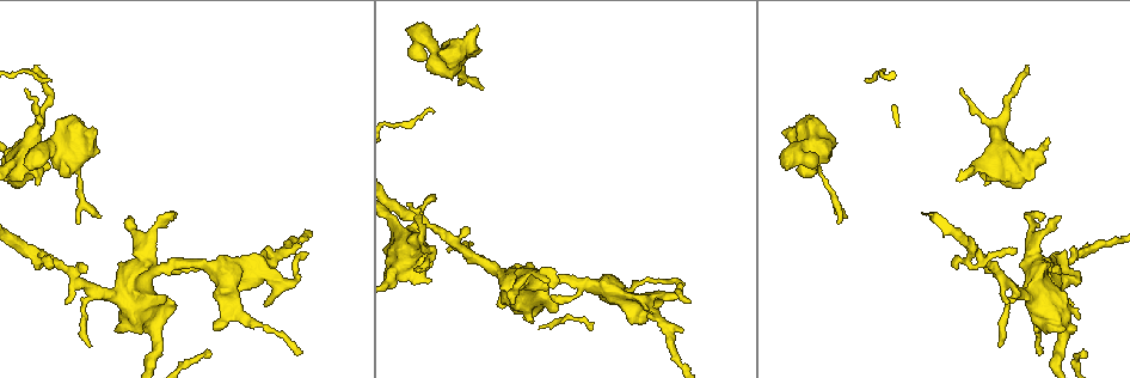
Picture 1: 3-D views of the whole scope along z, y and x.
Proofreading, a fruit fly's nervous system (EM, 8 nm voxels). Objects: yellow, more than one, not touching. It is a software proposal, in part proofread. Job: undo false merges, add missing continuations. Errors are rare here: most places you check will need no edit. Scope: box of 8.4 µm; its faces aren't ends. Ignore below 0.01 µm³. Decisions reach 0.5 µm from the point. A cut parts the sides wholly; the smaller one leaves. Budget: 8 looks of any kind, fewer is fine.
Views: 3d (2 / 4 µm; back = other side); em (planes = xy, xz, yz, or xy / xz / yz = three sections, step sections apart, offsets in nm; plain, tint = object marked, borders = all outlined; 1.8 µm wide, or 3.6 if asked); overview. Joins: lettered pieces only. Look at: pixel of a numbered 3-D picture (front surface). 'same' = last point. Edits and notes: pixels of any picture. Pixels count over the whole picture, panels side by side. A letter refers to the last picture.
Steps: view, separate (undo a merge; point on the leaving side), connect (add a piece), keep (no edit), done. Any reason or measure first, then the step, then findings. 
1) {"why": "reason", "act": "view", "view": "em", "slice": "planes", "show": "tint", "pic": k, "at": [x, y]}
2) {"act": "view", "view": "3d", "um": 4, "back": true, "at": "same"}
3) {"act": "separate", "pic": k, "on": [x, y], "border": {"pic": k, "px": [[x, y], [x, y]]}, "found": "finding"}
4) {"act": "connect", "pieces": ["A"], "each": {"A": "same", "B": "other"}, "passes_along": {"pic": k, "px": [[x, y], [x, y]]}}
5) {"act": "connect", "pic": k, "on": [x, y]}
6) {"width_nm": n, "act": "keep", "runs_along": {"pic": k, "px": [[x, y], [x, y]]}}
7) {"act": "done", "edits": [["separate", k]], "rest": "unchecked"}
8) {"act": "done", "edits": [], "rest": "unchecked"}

{"why": "an open end", "act": "view", "view": "3d", "um": 4, "pic": 1, "at": [418, 268]}

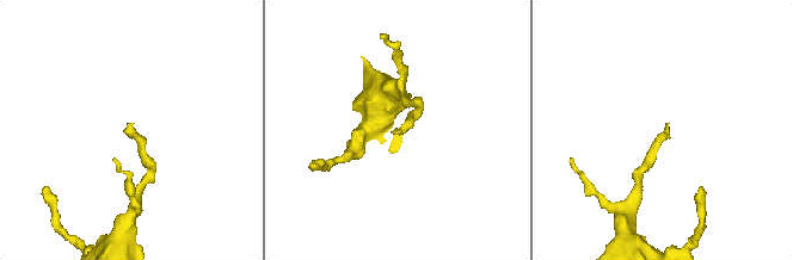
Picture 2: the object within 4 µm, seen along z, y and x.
{"why": "need the tissue", "act": "view", "view": "em", "slice": "planes", "show": "borders", "pic": 2, "at": [666, 126]}

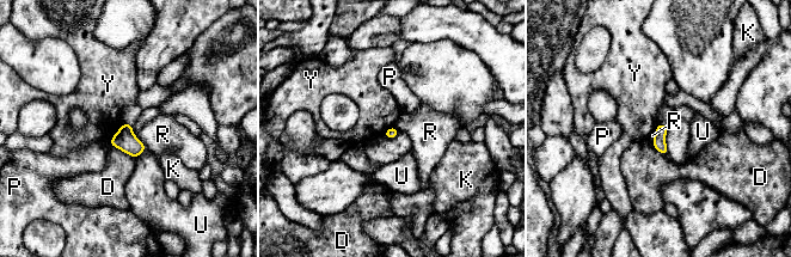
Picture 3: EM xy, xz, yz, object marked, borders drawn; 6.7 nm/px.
{"act": "keep", "each": {"D": "other", "K": "other", "P": "other", "R": "other", "U": "other", "Y": "other"}, "border": {"pic": 3, "px": [[122, 124], [109, 142]]}, "found": "none of them fits"}

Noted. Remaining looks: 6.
{"why": "branch stops here", "act": "view", "view": "3d", "um": 4, "back": true, "pic": 1, "at": [429, 278]}

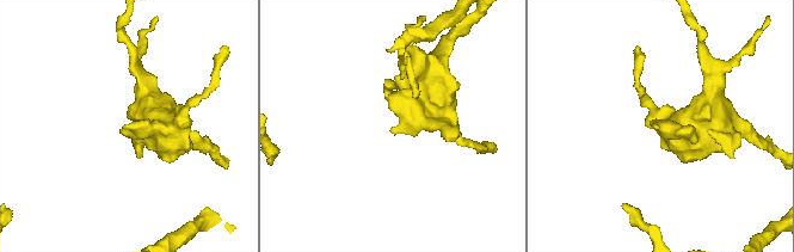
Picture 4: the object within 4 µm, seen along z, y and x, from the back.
{"act": "view", "view": "em", "slice": "yz", "step": 4, "show": "tint", "pic": 4, "at": [124, 127]}

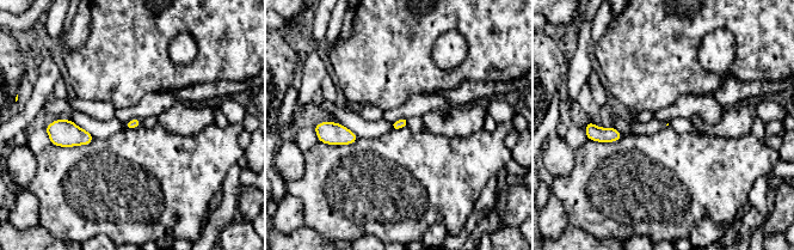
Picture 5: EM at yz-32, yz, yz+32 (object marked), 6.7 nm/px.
{"why": "another direction", "act": "view", "view": "em", "slice": "planes", "show": "borders", "at": "same"}

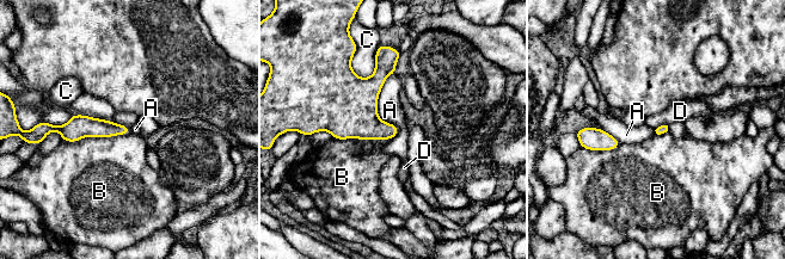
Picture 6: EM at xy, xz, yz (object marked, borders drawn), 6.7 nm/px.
{"longest_contact_nm": ["B", 460], "act": "keep", "each": {"A": "other", "B": "other", "C": "other", "D": "other"}, "border": {"pic": 6, "px": [[130, 130], [111, 136], [62, 140]]}, "found": "no lettered piece goes on from it"}

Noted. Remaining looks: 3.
{"why": "abrupt turn", "act": "view", "view": "3d", "um": 4, "pic": 1, "at": [43, 255]}

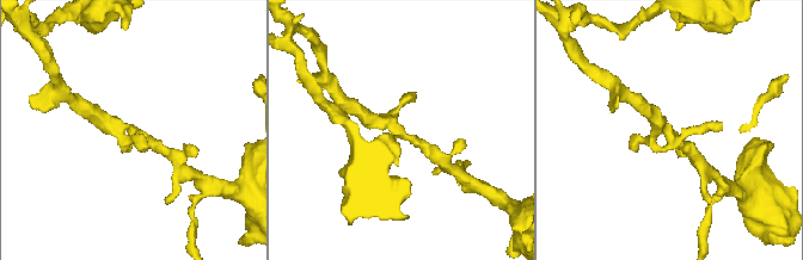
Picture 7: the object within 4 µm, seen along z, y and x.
{"act": "view", "view": "em", "slice": "xz", "step": 8, "show": "tint", "pic": 7, "at": [399, 136]}

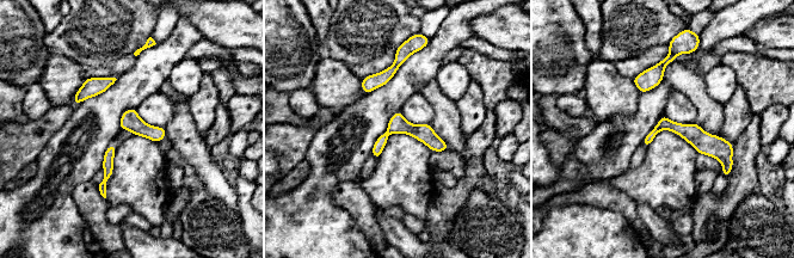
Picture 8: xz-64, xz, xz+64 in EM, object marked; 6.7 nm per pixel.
{"why": "another direction", "act": "view", "view": "em", "slice": "planes", "show": "borders", "at": "same"}

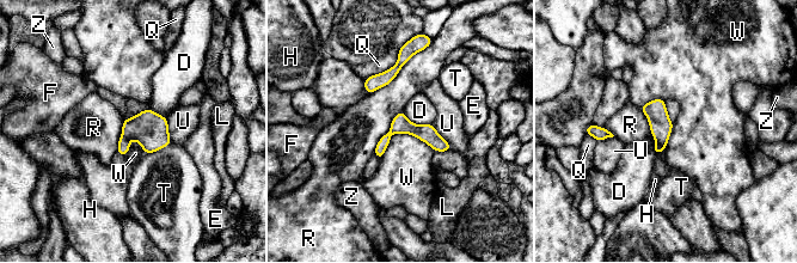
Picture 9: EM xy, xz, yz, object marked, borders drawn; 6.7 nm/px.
{"width_nm": 120, "act": "keep", "each": {"D": "other", "E": "other", "F": "other", "H": "other", "L": "other", "Q": "other", "R": "other", "T": "other", "U": "other", "W": "other", "Z": "other"}, "border": {"pic": 9, "px": [[434, 152], [394, 133], [380, 160]]}, "found": "one neuron here"}

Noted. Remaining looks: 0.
{"act": "done", "edits": [], "rest": "unchecked"}

